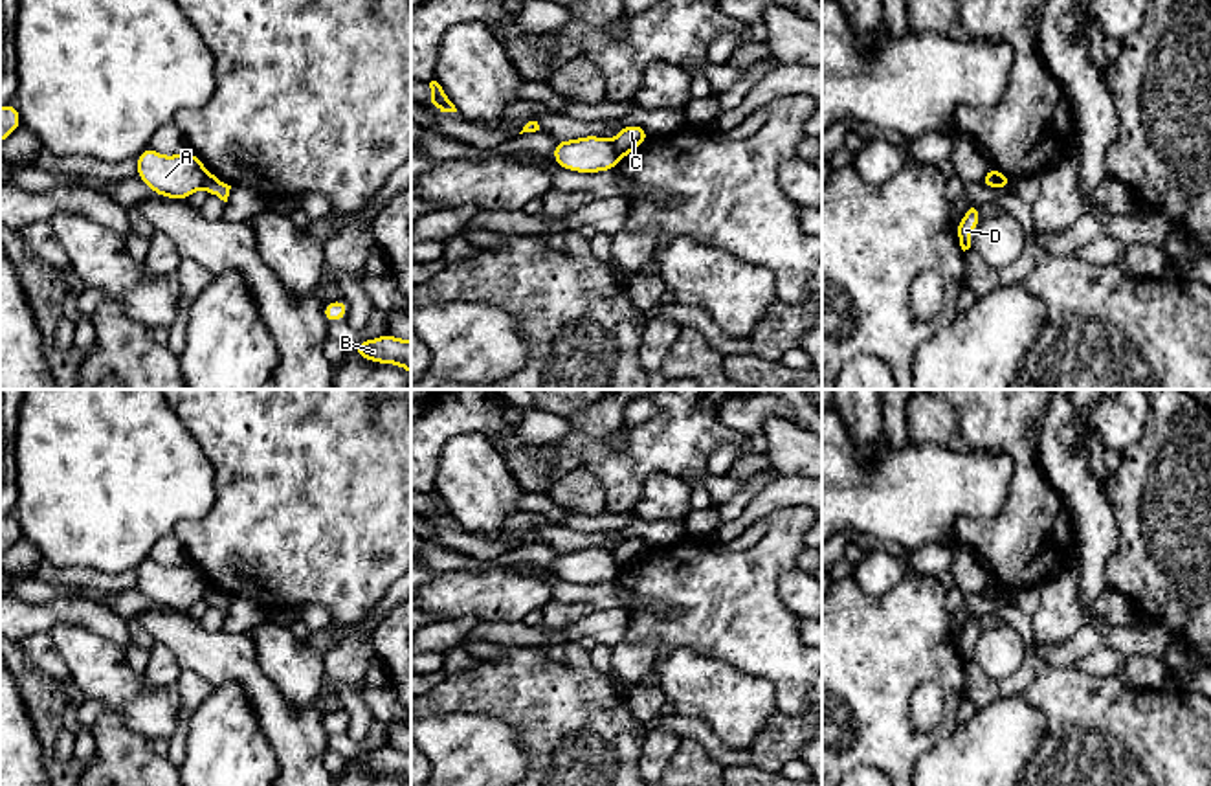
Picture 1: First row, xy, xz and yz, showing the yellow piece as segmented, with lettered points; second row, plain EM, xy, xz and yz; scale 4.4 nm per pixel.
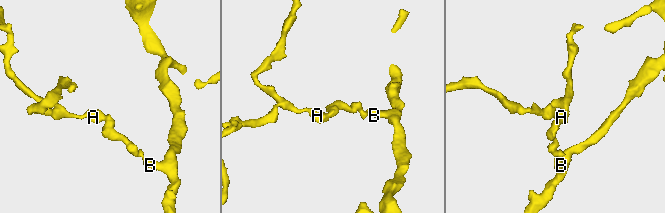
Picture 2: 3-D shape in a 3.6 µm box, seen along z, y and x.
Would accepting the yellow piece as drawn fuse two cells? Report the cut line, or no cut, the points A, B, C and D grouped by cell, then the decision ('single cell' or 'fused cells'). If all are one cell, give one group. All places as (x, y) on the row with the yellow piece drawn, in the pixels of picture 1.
cut in xz along (611, 142), (621, 157); A / B C D; fused cells

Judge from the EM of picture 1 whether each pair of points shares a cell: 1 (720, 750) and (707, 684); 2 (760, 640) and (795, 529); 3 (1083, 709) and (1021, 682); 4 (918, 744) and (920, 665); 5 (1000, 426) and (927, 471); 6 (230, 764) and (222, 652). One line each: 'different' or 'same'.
1: different
2: same
3: different
4: same
5: different
6: different

